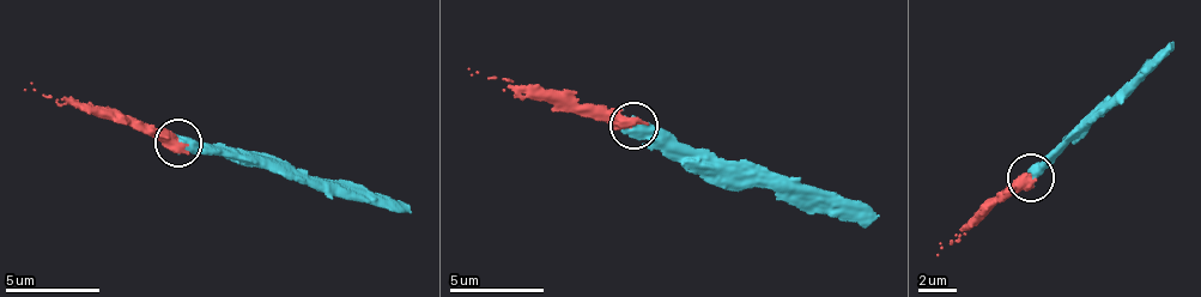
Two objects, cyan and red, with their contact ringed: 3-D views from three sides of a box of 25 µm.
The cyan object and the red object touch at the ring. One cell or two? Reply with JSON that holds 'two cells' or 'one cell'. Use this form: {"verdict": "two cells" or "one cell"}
{"verdict": "one cell"}

